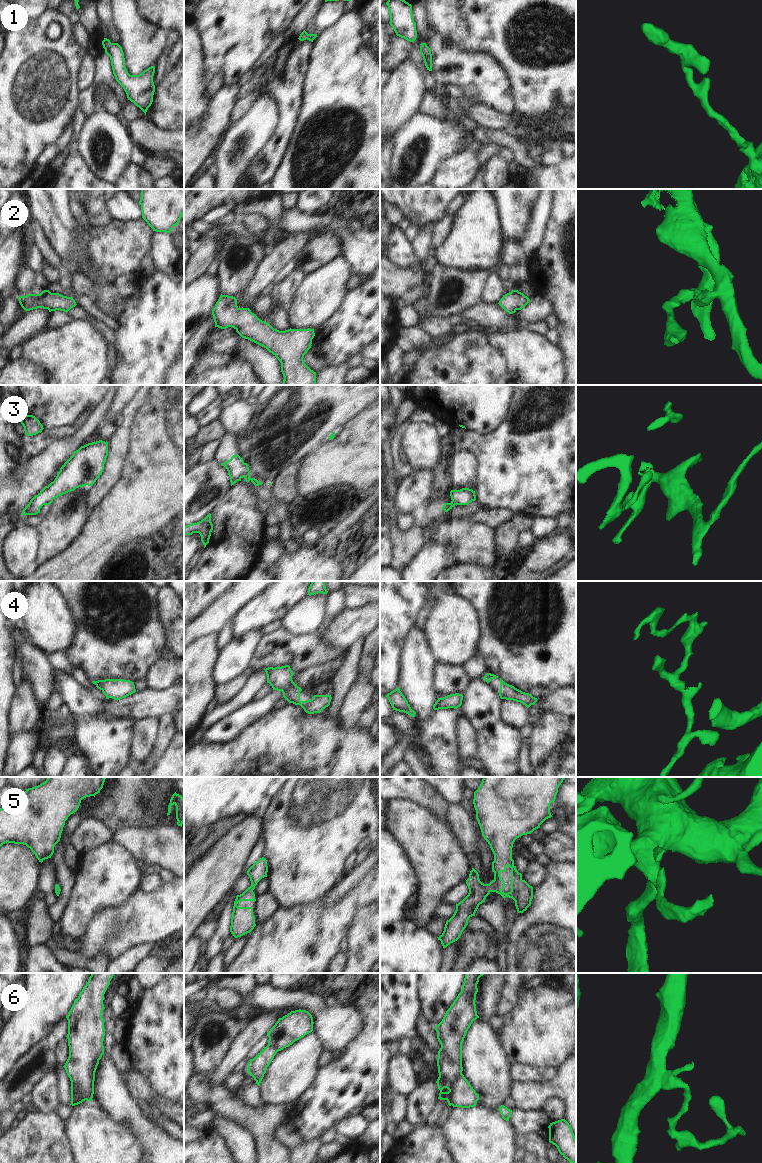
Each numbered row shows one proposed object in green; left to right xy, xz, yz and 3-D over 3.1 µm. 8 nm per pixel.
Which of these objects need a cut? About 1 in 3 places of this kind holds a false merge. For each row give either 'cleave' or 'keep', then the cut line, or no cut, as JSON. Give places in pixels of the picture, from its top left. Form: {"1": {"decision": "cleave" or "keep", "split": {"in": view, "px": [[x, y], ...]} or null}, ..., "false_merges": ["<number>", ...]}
{"1": {"decision": "keep", "split": null}, "2": {"decision": "keep", "split": null}, "3": {"decision": "keep", "split": null}, "4": {"decision": "keep", "split": null}, "5": {"decision": "keep", "split": null}, "6": {"decision": "cleave", "split": {"in": "yz", "px": [[462, 1074], [452, 1086], [451, 1104]]}}, "false_merges": ["6"]}

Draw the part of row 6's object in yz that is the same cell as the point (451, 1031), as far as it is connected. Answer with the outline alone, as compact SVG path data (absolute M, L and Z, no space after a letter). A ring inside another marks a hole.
M465 973L461 992L442 1021L435 1026L437 1039L441 1044L437 1058L439 1077L436 1083L440 1090L438 1099L446 1100L449 1106L452 1105L452 1086L463 1071L462 1043L473 1021L479 1018L475 1000L477 984L483 975L484 973Z

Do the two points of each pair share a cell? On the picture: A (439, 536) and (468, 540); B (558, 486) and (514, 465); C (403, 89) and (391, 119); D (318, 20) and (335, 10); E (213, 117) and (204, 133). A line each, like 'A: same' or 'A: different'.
A: same
B: same
C: same
D: same
E: same

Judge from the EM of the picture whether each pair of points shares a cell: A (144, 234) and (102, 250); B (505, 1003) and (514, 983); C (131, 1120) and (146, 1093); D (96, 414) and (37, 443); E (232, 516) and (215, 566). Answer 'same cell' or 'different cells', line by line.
A: same cell
B: same cell
C: different cells
D: different cells
E: same cell

